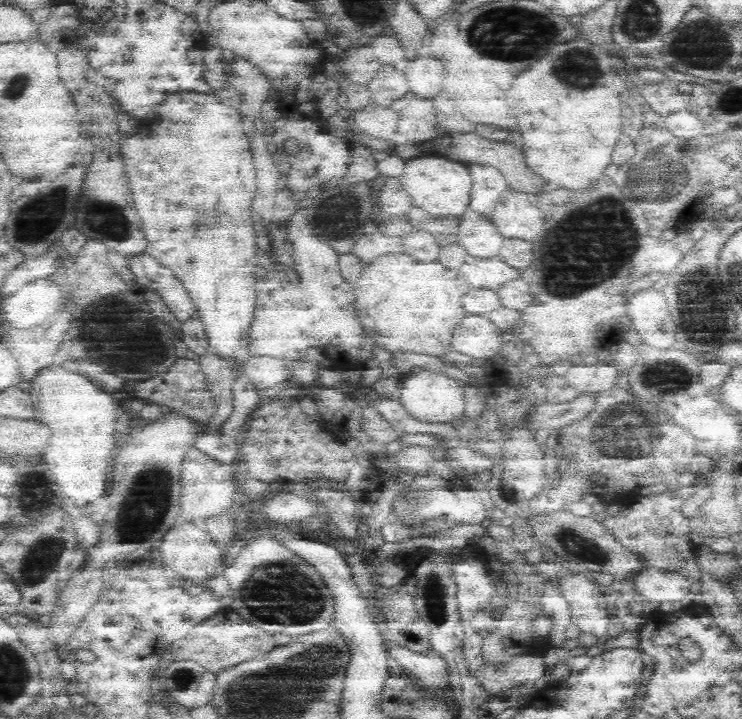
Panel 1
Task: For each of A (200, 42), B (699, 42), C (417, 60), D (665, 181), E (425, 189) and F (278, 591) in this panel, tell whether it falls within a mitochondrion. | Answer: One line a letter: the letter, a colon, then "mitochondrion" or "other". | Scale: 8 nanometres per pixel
A: other
B: mitochondrion
C: other
D: mitochondrion
E: other
F: mitochondrion

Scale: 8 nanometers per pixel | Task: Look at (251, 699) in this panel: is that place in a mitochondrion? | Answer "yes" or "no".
yes

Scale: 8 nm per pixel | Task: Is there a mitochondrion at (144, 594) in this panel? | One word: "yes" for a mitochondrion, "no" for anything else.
no

